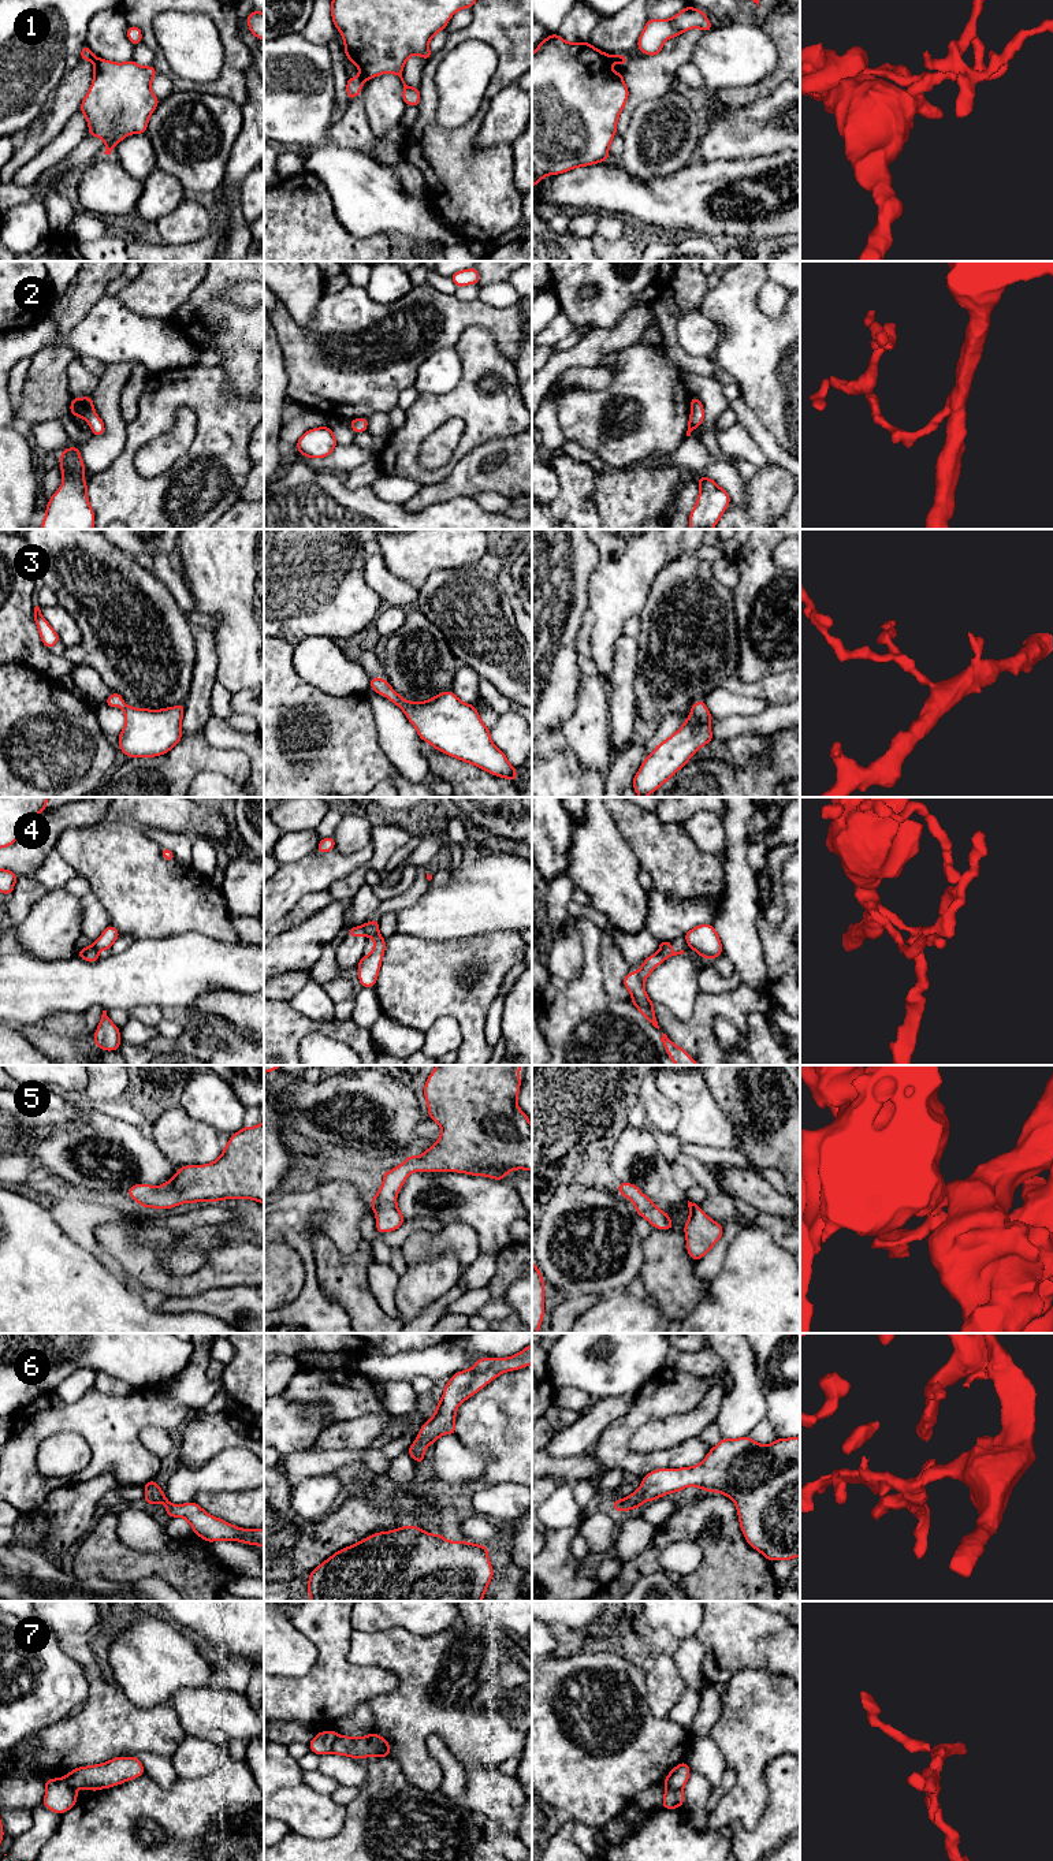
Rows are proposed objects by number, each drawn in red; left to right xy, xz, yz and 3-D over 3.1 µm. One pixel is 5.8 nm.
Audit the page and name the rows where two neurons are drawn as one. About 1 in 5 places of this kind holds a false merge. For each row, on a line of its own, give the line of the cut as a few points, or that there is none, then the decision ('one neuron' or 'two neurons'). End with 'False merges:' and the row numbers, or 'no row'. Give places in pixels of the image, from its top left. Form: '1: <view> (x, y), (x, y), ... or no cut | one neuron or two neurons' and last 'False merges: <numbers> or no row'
1: xz (360, 75), (364, 79) | two neurons
2: no cut | one neuron
3: no cut | one neuron
4: xz (363, 926), (367, 935) | two neurons
5: no cut | one neuron
6: no cut | one neuron
7: xz (338, 1735), (331, 1752) | two neurons
False merges: 1, 4, 7

